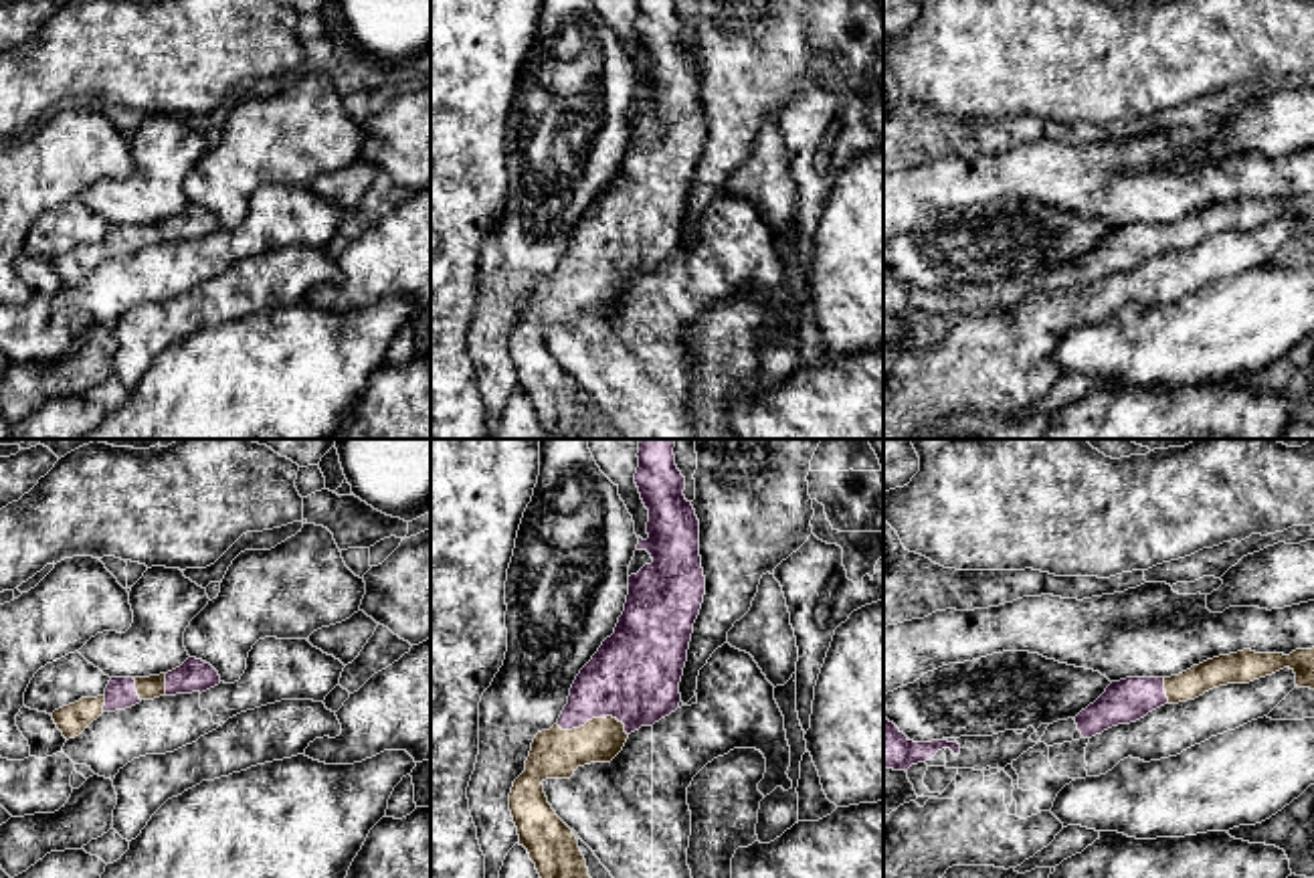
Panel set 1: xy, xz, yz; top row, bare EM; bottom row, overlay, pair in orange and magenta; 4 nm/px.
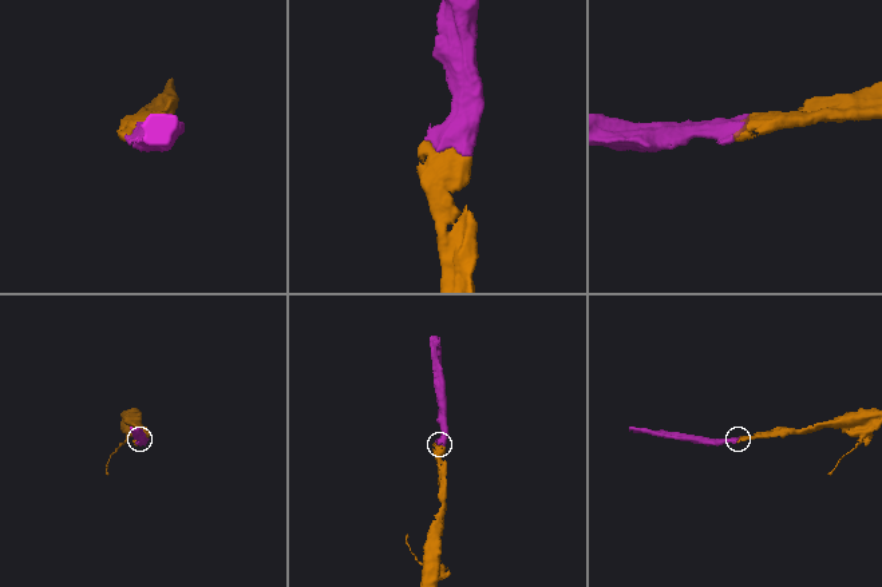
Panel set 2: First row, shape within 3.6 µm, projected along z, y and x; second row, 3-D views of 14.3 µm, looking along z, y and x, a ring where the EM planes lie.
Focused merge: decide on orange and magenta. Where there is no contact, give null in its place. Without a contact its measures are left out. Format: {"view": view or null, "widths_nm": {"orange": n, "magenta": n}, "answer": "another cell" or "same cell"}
{"view": "xz", "widths_nm": {"orange": 200, "magenta": 360}, "answer": "same cell"}

